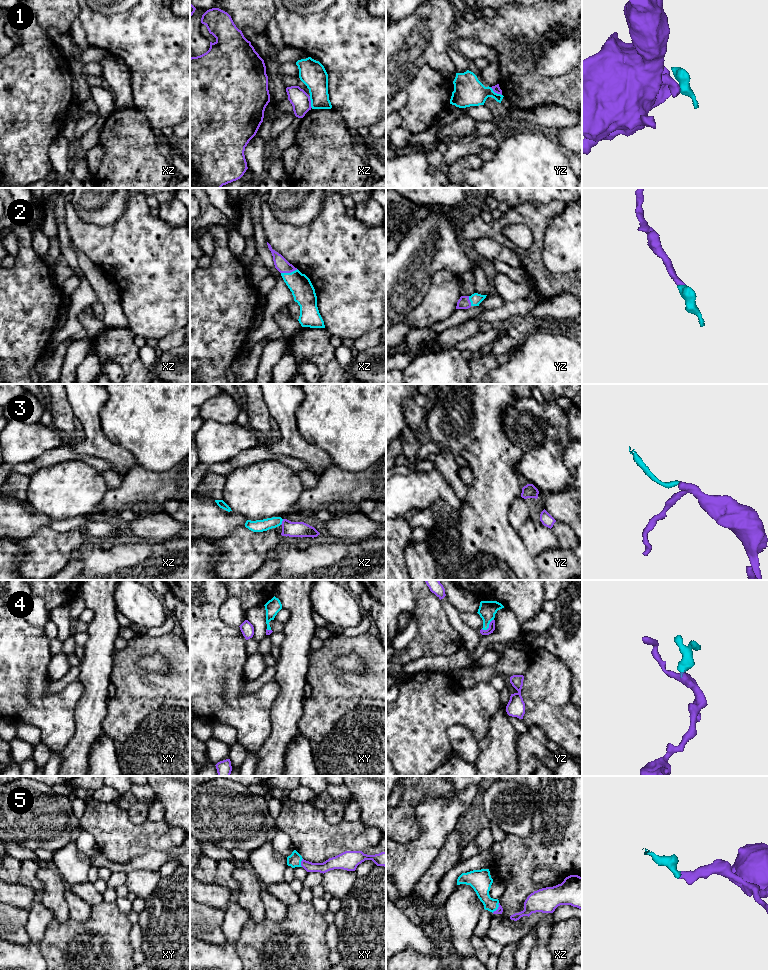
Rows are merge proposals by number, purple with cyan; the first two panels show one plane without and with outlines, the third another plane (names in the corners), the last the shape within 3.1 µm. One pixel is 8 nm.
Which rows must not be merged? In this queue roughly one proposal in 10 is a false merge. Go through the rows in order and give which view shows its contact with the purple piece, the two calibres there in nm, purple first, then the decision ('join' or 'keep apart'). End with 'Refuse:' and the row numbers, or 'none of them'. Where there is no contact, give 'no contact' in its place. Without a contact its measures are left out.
1: meets purple in yz; 60 nm thick on the purple side, 240 nm on the other; keep apart
2: meets purple in xz; 110 nm thick on the purple side, 180 nm on the other; join
3: meets purple in xz; 130 nm thick on the purple side, 100 nm on the other; join
4: meets purple in yz; 50 nm thick on the purple side, 140 nm on the other; join
5: meets purple in xy; 100 nm thick on the purple side, 110 nm on the other; join
Refuse: 1

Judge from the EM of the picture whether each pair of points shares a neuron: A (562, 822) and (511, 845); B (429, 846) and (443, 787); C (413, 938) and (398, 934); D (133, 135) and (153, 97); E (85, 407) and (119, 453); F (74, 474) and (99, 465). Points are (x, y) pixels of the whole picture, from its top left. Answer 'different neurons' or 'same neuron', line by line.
A: same neuron
B: different neurons
C: same neuron
D: different neurons
E: same neuron
F: different neurons

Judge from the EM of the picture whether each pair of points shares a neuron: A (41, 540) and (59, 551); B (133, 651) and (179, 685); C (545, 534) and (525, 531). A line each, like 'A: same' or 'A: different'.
A: same
B: same
C: same

